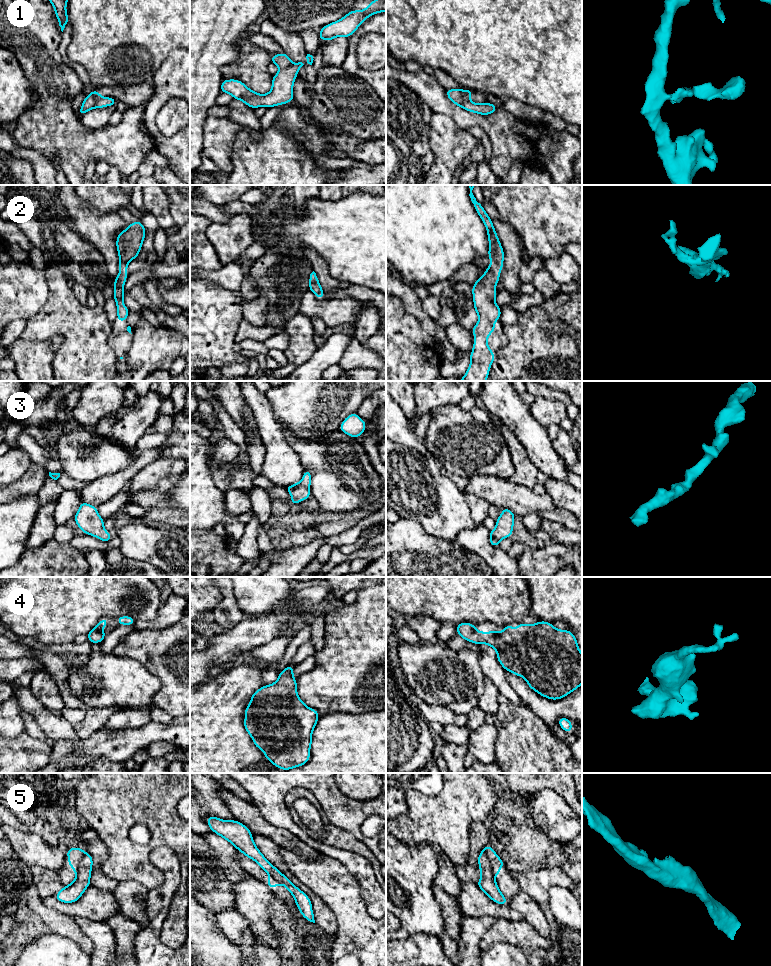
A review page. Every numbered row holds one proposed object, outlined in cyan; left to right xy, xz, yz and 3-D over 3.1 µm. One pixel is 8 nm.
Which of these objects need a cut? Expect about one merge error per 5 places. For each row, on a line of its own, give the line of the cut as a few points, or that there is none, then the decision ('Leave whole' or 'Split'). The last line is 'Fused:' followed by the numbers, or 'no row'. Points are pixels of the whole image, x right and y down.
1: Split along xy (102, 98), (92, 108). Split
2: No split. Leave whole
3: No split. Leave whole
4: No split. Leave whole
5: Split along yz (483, 850), (489, 860), (491, 872), (494, 875). Split
Fused: 1, 5

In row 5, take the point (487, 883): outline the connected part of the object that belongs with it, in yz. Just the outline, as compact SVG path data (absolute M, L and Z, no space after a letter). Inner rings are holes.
M484 851L478 856L478 865L481 878L476 883L478 887L494 902L500 905L508 905L507 899L501 893L491 870L491 863Z

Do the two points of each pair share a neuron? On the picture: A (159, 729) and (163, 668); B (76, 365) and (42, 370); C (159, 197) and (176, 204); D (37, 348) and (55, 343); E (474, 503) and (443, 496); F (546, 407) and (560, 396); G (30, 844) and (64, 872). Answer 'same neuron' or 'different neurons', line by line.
A: different neurons
B: different neurons
C: different neurons
D: different neurons
E: different neurons
F: different neurons
G: same neuron

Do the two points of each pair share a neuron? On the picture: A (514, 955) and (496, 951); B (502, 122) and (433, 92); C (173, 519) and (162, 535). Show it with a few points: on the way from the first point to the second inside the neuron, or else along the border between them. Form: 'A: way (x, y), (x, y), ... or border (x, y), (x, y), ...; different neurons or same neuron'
A: way (510, 955), (500, 955); same neuron
B: way (485, 121), (464, 119), (450, 109); same neuron
C: border (163, 525), (179, 529); different neurons

